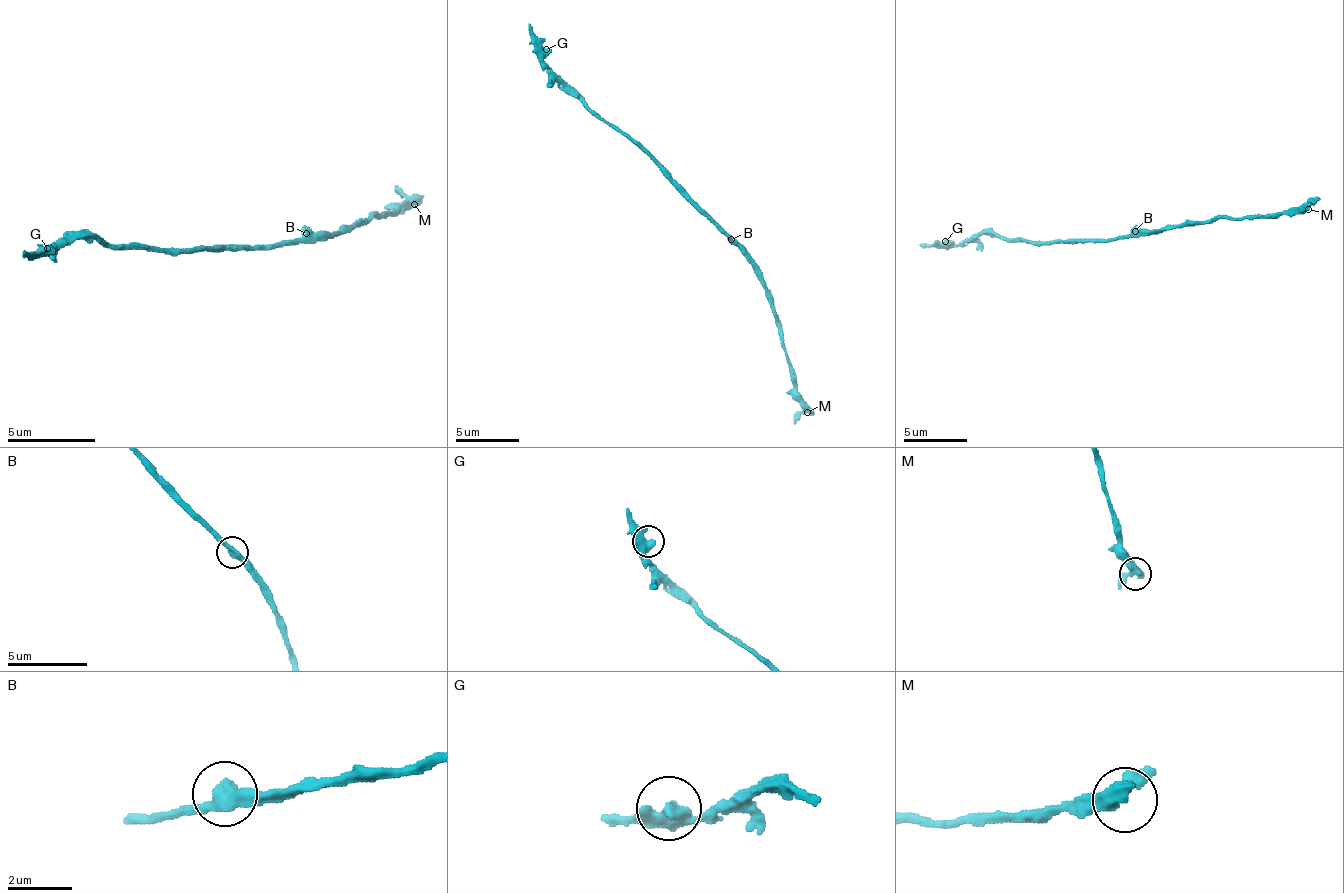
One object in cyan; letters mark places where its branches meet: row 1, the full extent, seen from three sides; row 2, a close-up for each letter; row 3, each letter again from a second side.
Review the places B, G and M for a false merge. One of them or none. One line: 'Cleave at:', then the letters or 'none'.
Cleave at: none

